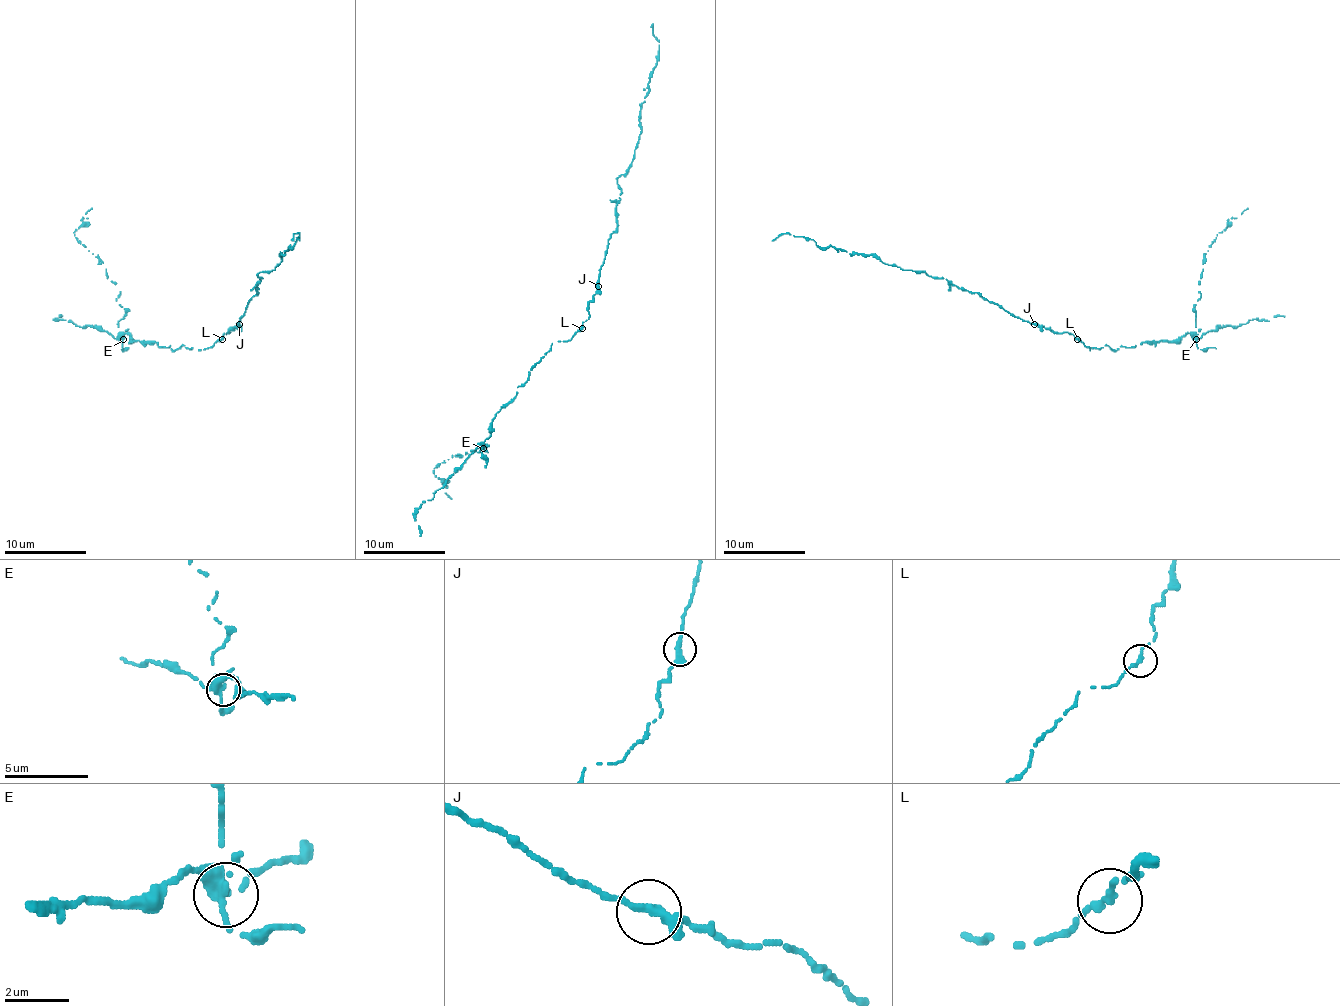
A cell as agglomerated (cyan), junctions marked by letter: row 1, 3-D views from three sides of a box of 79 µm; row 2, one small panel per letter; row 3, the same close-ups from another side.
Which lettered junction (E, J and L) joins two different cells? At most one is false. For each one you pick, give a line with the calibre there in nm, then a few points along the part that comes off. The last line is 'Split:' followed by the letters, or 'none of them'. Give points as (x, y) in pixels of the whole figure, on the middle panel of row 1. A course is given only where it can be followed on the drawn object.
E: 320 nm thick; foreign part runs (482, 448), (484, 451), (478, 446), (484, 446), (466, 455), (452, 455), (433, 469), (452, 499)
Split: E

